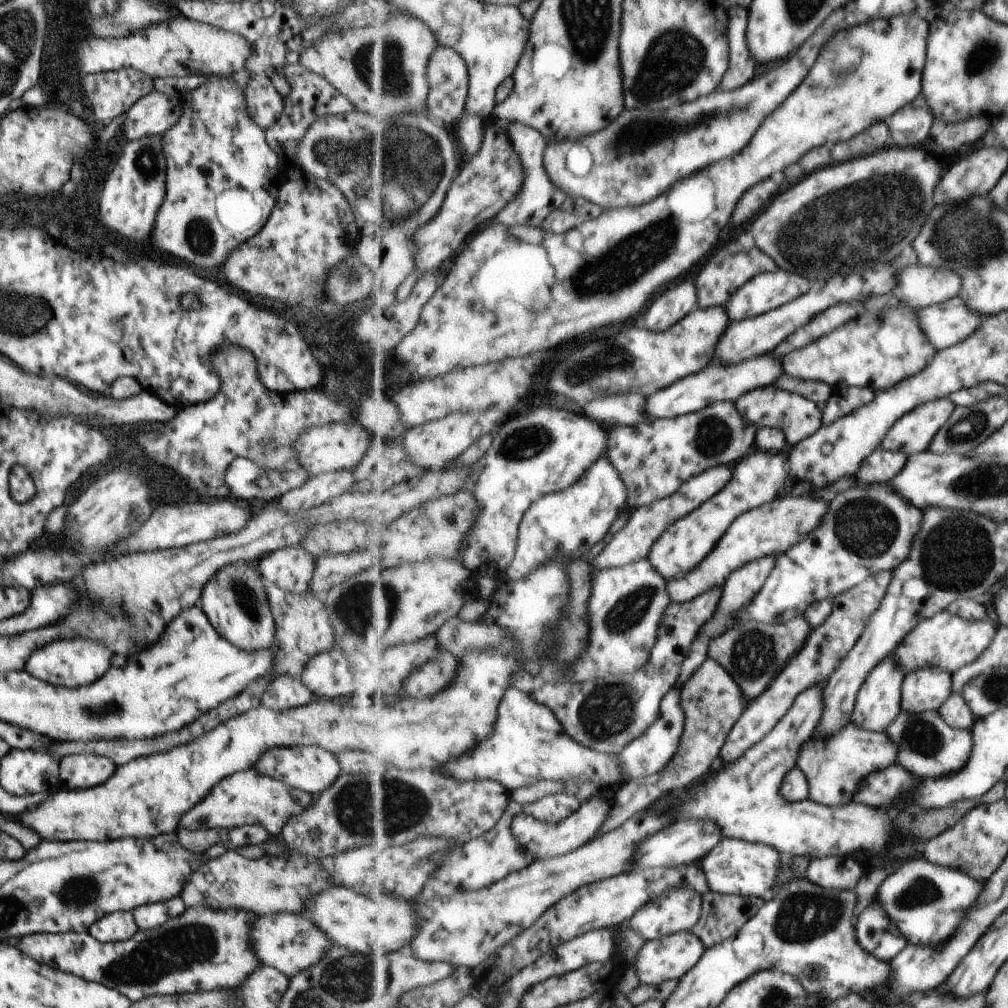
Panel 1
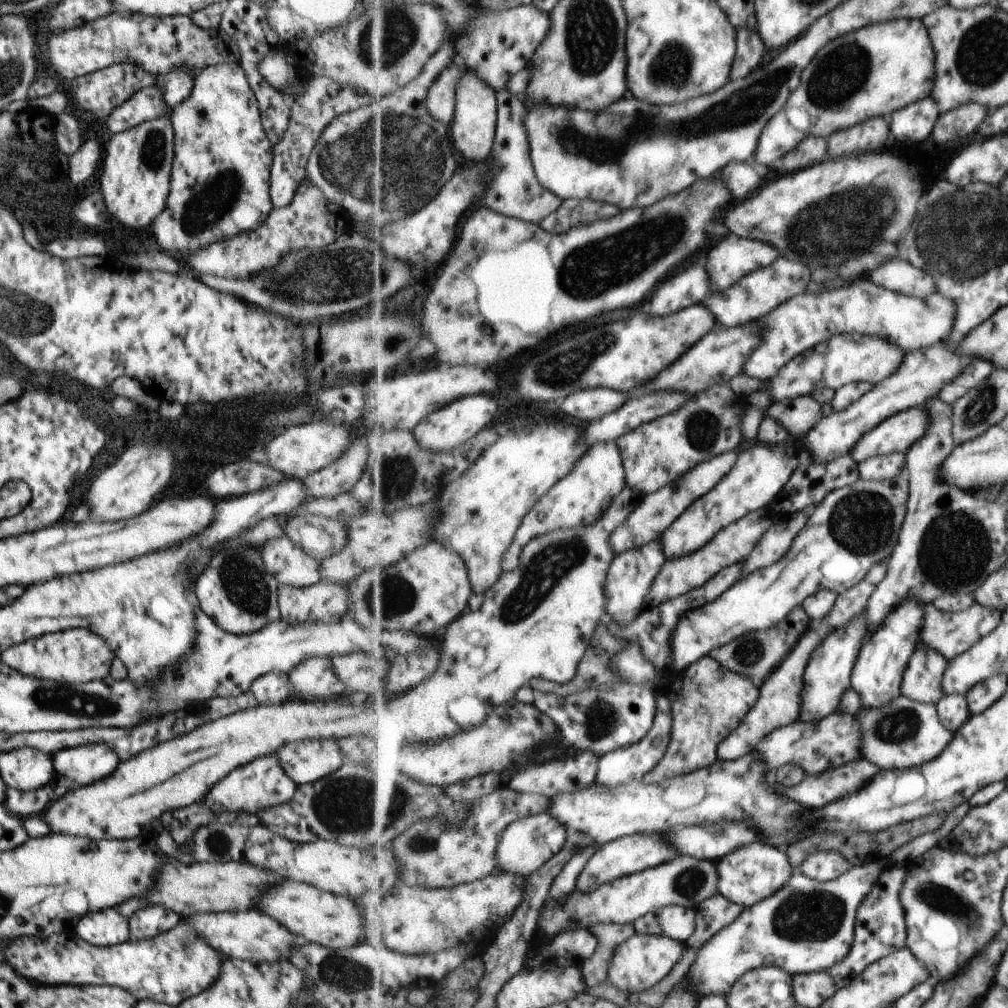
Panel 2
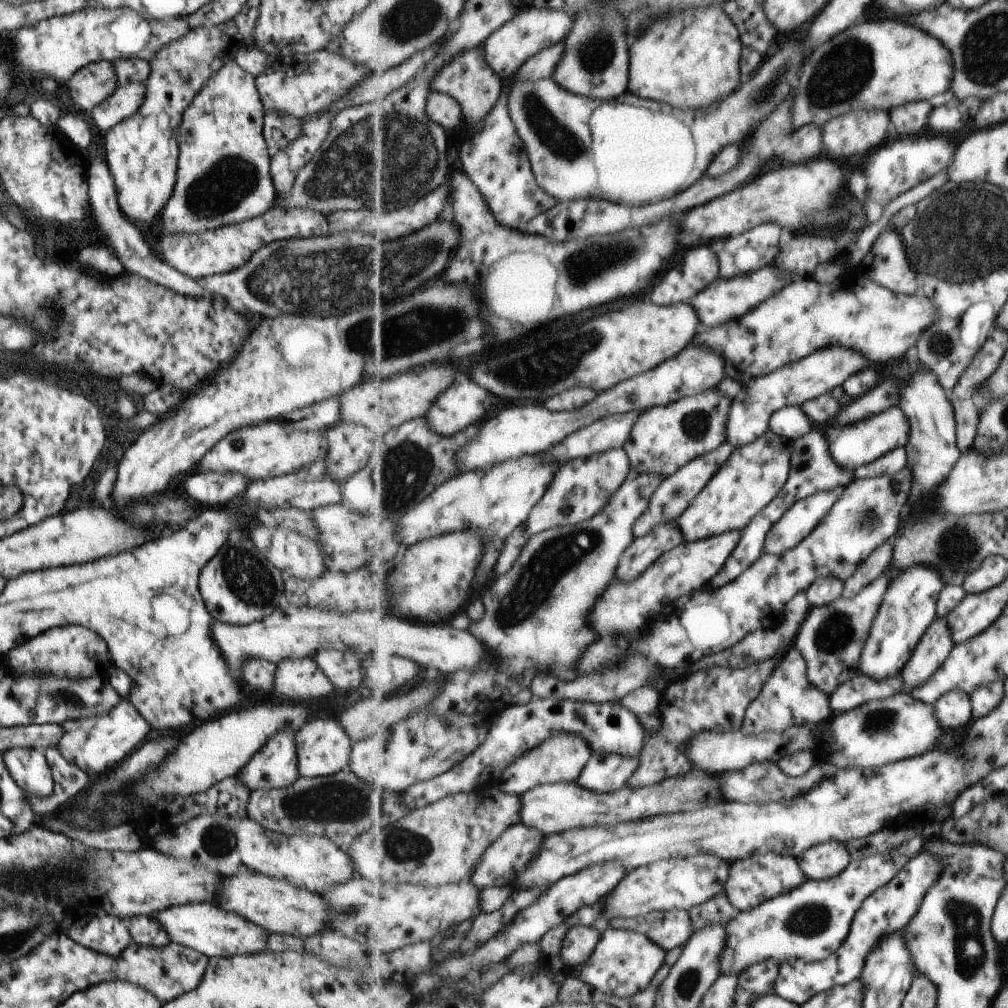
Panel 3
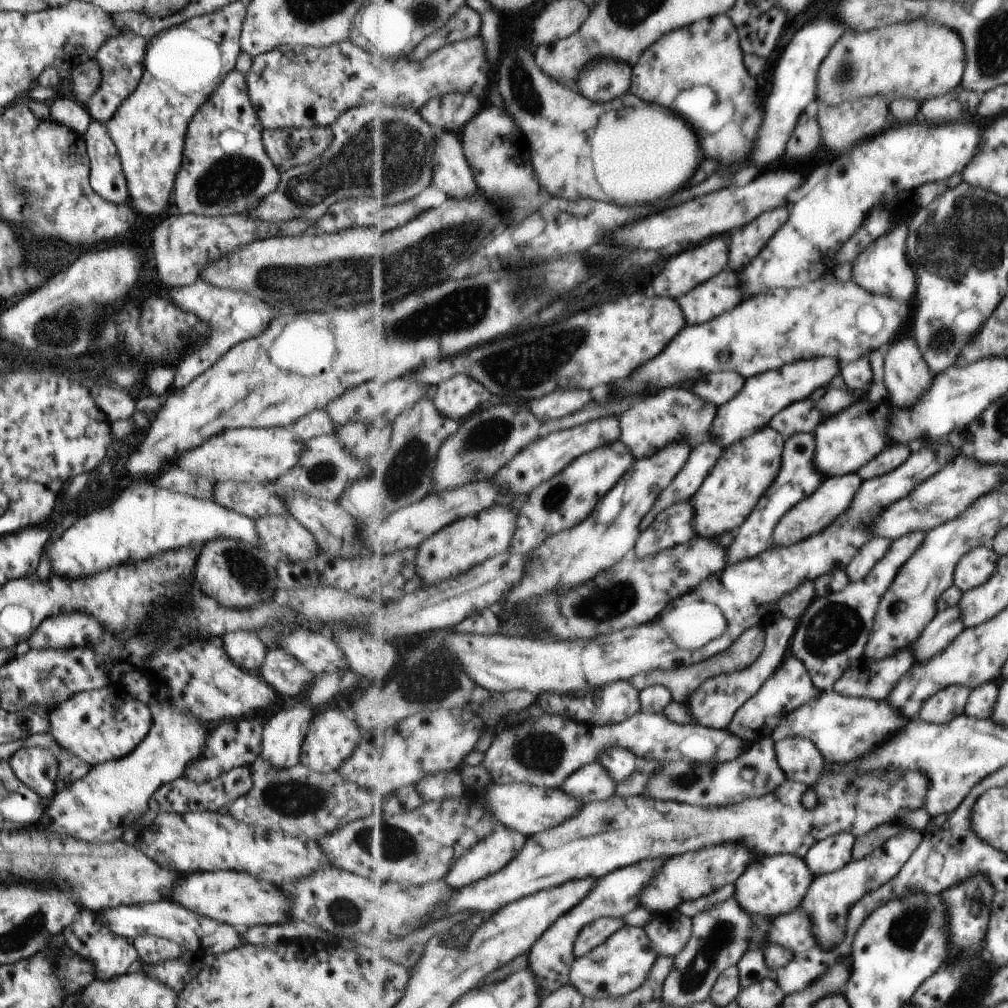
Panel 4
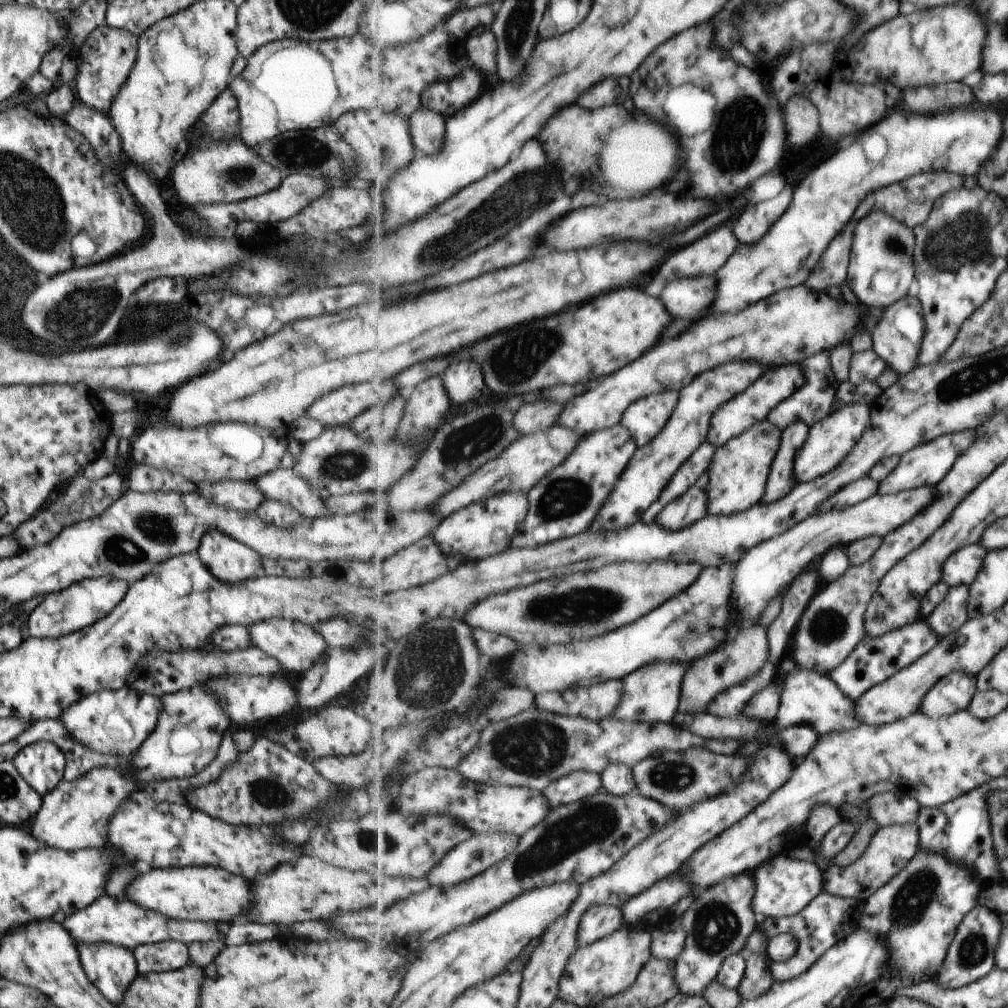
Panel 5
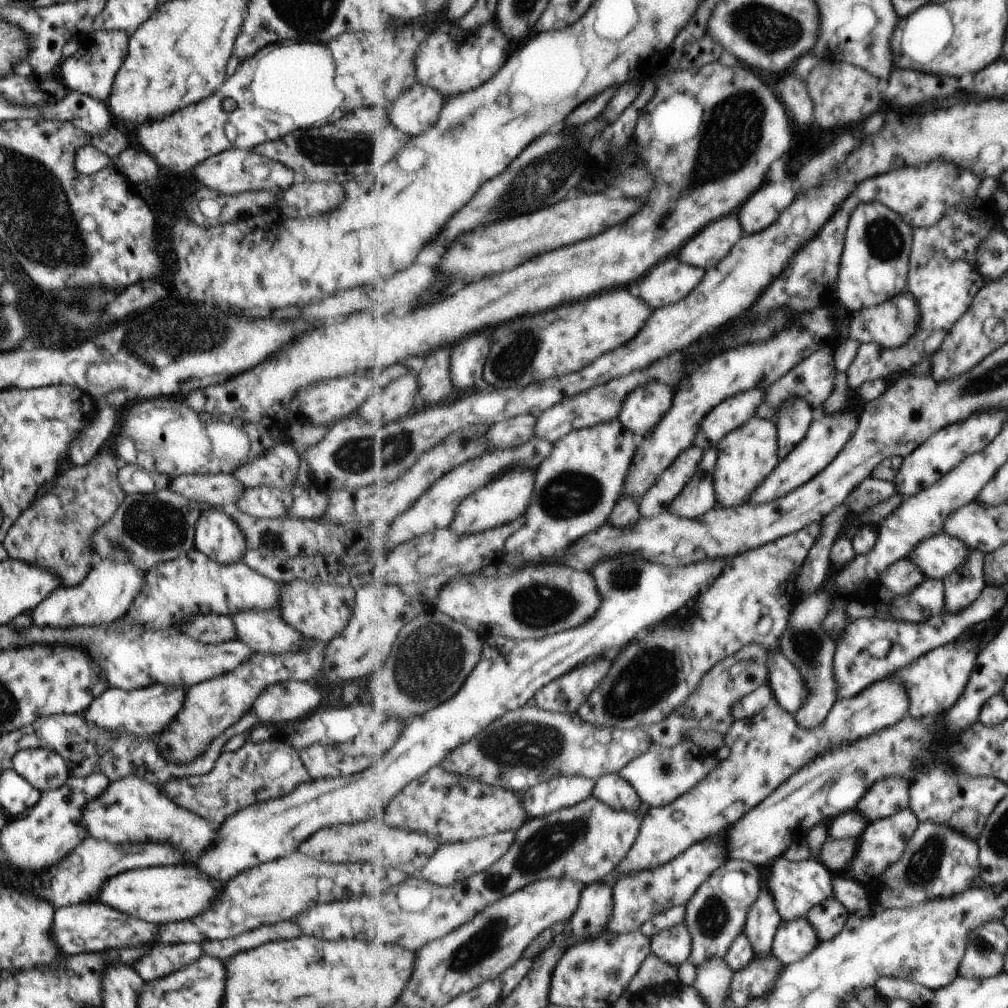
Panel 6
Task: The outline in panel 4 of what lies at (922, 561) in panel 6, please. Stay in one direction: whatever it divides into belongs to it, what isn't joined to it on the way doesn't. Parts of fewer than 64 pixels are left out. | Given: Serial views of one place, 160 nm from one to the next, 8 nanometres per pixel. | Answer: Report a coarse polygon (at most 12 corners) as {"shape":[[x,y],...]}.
{"shape":[[979,546],[959,562],[954,585],[963,593],[985,585],[1000,556]]}

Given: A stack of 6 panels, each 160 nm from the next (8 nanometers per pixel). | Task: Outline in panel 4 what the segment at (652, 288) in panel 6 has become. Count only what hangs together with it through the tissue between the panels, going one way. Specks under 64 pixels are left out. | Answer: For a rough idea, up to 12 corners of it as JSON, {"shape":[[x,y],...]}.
{"shape":[[727,268],[681,298],[689,324],[705,324],[745,300]]}

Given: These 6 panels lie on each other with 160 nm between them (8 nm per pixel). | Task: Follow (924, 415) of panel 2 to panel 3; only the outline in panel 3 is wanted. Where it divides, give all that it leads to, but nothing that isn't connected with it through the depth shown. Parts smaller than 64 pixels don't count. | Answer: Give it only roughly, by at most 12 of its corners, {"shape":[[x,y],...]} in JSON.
{"shape":[[905,411],[824,427],[838,465],[859,469],[906,447]]}

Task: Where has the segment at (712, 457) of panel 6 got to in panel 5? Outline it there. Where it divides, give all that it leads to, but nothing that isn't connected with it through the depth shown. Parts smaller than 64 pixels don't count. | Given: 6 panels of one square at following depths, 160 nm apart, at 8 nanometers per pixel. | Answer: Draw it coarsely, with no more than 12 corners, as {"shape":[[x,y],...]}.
{"shape":[[708,472],[656,518],[680,531],[708,515]]}

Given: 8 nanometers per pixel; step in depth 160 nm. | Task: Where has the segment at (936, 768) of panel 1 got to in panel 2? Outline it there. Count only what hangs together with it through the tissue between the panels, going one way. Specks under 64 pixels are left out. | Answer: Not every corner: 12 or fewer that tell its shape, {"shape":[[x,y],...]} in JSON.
{"shape":[[901,695],[861,710],[863,756],[919,768],[951,745],[937,705]]}

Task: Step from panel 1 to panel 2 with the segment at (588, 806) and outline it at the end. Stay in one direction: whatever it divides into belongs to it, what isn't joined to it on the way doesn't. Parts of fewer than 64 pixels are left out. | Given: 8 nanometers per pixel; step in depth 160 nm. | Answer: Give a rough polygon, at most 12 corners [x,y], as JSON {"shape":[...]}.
{"shape":[[541,813],[509,825],[497,872],[527,878],[564,849],[567,827]]}

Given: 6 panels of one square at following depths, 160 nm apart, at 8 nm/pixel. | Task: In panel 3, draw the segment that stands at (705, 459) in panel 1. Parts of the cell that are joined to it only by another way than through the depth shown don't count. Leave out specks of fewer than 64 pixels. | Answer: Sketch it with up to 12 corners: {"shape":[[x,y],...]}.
{"shape":[[719,389],[648,409],[624,448],[663,480],[728,441]]}

